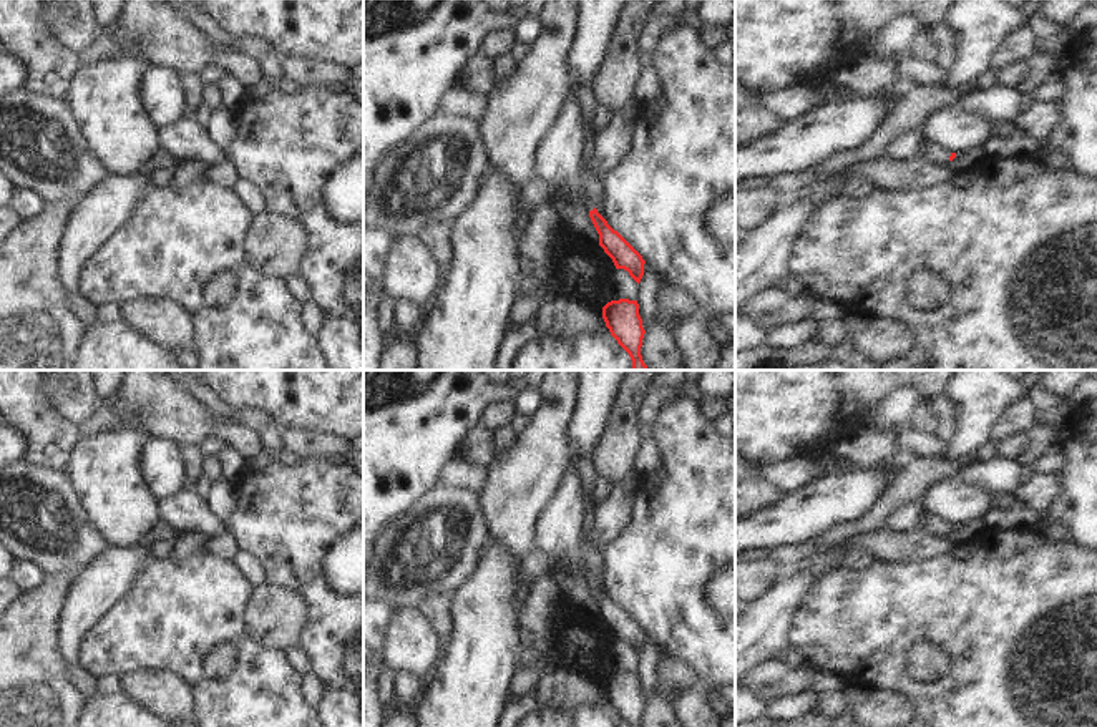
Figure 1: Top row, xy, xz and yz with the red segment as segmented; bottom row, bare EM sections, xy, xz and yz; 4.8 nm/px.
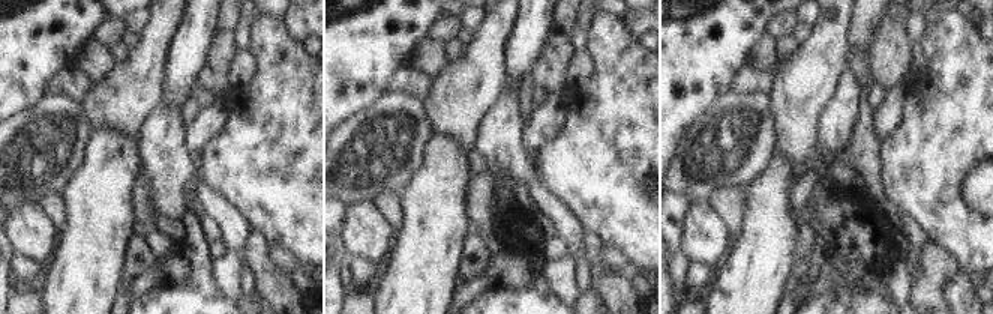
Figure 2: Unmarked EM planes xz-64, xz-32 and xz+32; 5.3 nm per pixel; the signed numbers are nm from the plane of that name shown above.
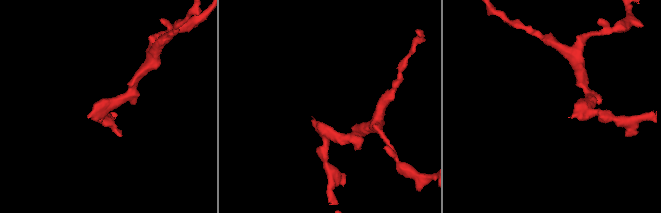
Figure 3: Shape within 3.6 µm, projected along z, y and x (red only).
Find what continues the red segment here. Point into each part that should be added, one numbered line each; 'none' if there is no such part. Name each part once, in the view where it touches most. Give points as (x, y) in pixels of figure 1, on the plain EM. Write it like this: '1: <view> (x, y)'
1: yz (936, 525)

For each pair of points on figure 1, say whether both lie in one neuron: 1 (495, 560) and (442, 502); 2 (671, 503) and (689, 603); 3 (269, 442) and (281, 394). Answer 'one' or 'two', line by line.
1: two
2: one
3: two

